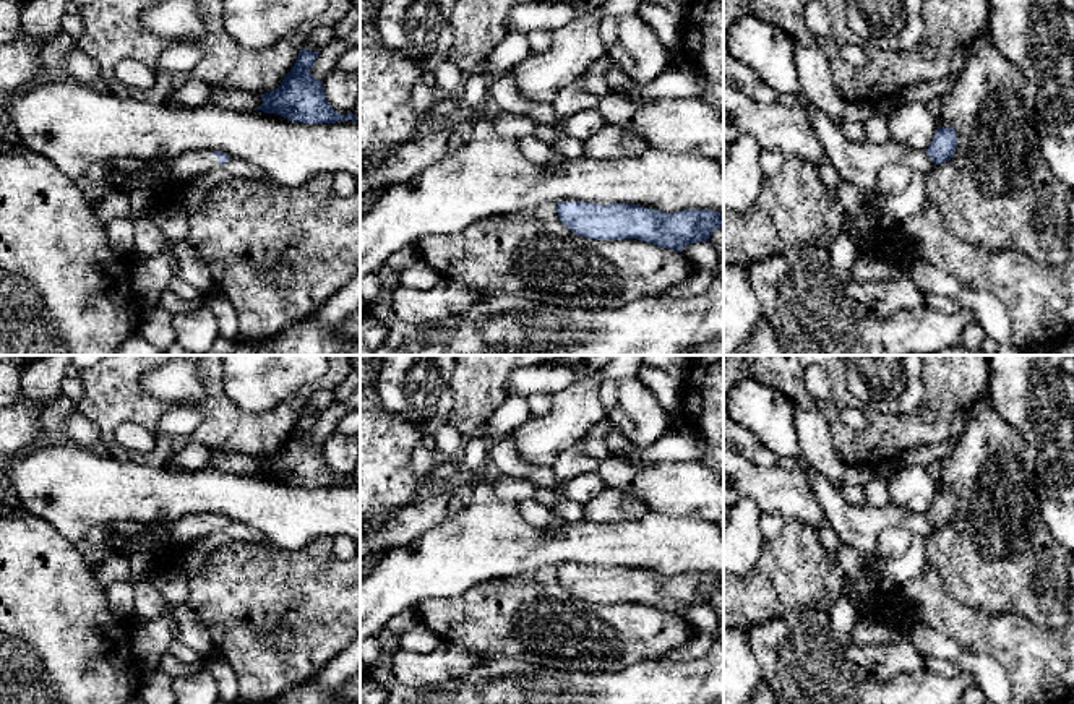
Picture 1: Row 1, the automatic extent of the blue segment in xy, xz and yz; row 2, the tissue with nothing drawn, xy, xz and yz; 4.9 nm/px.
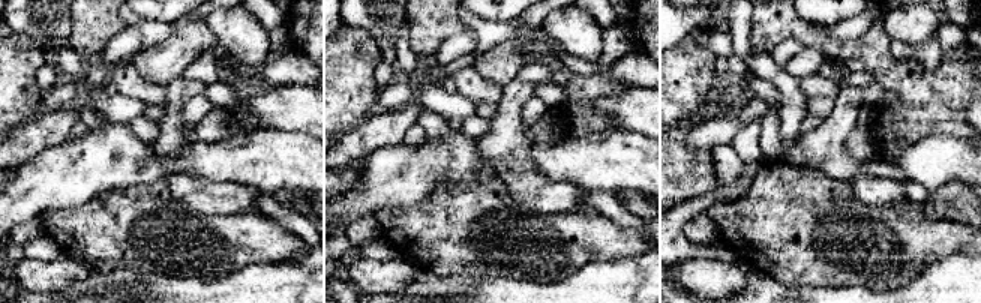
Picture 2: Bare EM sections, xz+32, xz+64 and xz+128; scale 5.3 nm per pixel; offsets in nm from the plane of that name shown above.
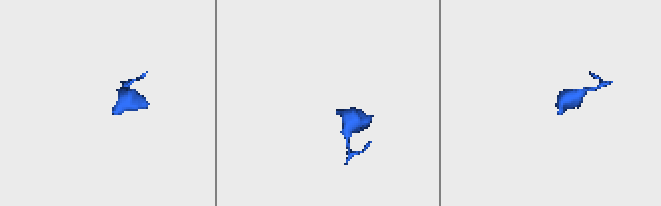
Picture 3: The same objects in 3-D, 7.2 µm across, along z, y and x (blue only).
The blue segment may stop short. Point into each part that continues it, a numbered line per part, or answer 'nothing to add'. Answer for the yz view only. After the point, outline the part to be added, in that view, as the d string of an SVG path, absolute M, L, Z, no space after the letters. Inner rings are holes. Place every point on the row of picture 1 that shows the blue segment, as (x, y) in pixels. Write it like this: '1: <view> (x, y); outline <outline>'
1: yz (768, 49); outline M746 11L724 34L727 50L748 65L779 94L793 94L810 107L813 131L842 180L853 183L868 200L876 195L878 174L887 164L904 164L913 172L930 174L934 162L925 151L892 140L874 144L850 141L840 127L821 114L801 92L793 62L793 39L779 24L766 23Z

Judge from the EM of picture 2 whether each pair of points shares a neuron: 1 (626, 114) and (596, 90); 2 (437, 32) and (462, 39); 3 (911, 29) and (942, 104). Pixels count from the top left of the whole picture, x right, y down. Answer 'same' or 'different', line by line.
1: different
2: different
3: different

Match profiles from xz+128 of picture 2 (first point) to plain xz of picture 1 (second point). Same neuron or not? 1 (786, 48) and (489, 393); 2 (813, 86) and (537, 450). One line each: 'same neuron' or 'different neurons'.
1: different neurons
2: different neurons

